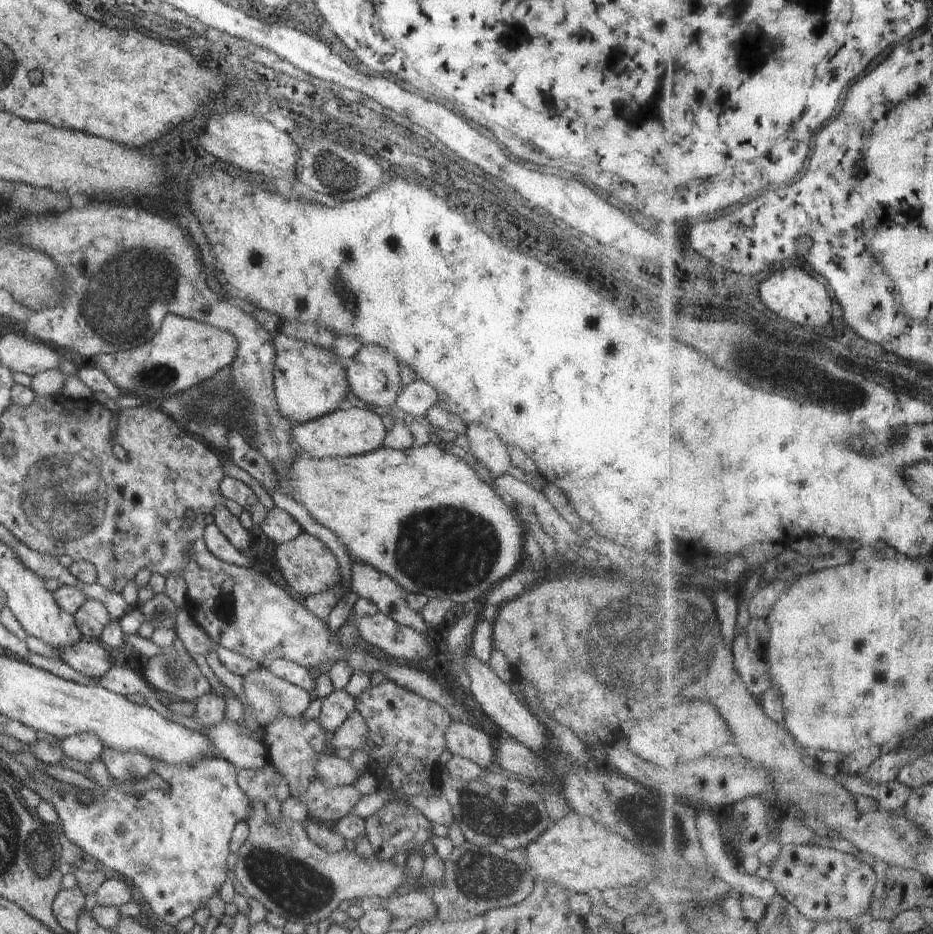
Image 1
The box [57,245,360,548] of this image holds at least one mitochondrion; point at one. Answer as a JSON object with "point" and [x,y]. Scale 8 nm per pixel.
{"point":[243,406]}

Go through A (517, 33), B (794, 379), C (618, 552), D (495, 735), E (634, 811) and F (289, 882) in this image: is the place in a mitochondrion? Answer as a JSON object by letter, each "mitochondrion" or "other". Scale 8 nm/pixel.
{"A":"other","B":"mitochondrion","C":"other","D":"other","E":"mitochondrion","F":"mitochondrion"}

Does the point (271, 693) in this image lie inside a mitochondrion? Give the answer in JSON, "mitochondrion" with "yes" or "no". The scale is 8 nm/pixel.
{"mitochondrion":"yes"}

